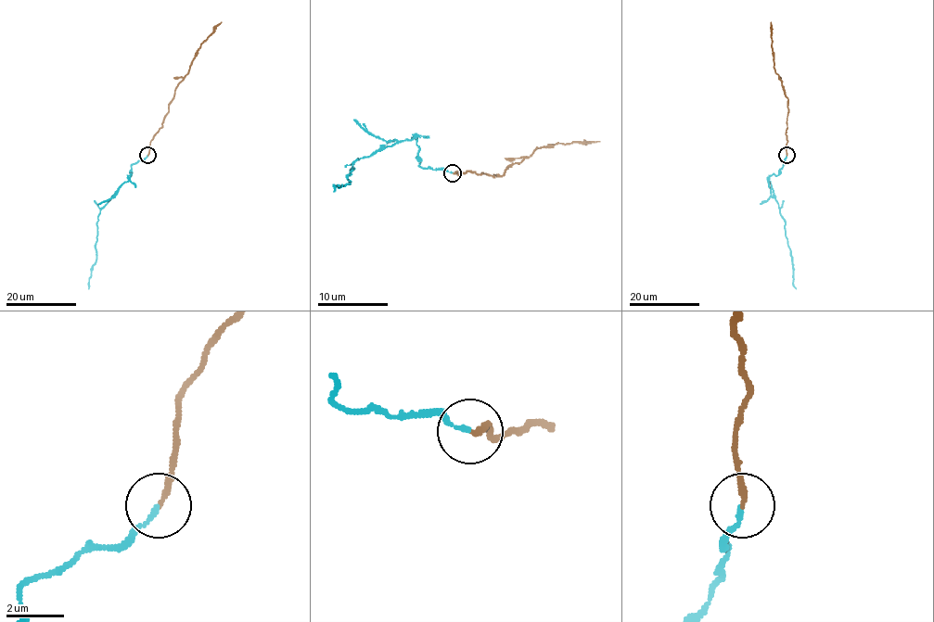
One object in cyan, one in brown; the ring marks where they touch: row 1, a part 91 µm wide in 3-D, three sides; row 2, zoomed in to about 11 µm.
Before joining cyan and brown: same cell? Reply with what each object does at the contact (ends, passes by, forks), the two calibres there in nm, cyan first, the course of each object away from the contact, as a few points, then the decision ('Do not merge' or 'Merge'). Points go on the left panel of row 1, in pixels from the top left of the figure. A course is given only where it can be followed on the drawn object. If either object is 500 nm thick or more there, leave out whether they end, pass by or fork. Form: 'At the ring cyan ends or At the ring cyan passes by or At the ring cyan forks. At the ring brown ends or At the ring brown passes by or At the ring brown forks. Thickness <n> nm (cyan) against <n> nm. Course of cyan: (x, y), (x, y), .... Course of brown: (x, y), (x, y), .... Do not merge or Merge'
At the ring cyan ends. At the ring brown ends. Thickness 140 nm (cyan) against 180 nm. Course of cyan: (147, 156), (131, 166), (128, 180), (100, 210), (96, 223), (96, 260), (88, 279), (88, 289). Course of brown: (147, 156), (151, 139), (162, 126), (177, 84), (189, 70), (197, 50), (222, 21). Do not merge

